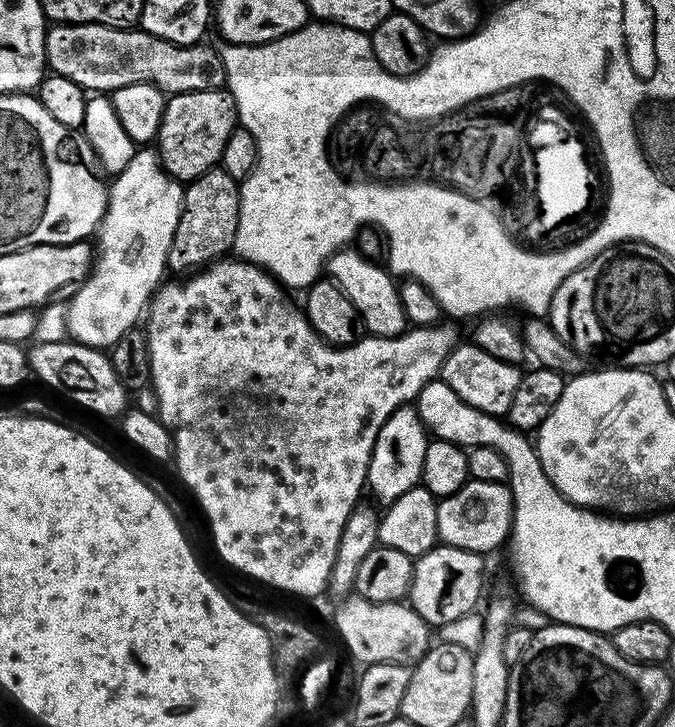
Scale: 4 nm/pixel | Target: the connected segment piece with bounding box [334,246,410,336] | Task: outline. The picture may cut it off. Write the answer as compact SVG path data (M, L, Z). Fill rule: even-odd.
M348 246L336 253L334 264L336 263L336 273L334 279L340 285L340 289L348 295L352 305L356 307L359 319L363 327L374 336L399 336L401 332L409 327L410 321L404 312L403 303L400 300L400 289L394 279L393 273L387 267L379 268L375 259L361 254L355 247Z

